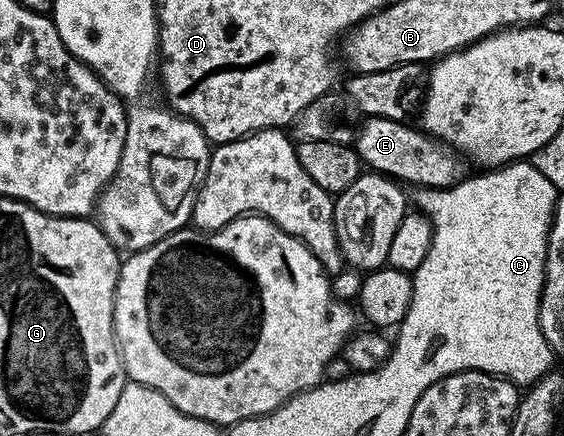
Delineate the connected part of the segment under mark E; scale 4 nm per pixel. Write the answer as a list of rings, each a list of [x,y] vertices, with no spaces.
[[[366,118],[360,124],[355,140],[355,150],[360,162],[370,172],[388,175],[390,179],[405,185],[414,183],[417,189],[454,187],[466,178],[467,163],[462,156],[441,140],[426,135],[424,130],[416,126],[408,127],[409,125],[400,119]]]

